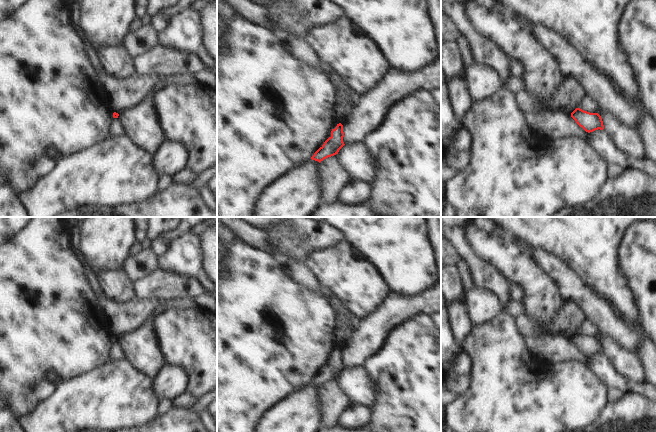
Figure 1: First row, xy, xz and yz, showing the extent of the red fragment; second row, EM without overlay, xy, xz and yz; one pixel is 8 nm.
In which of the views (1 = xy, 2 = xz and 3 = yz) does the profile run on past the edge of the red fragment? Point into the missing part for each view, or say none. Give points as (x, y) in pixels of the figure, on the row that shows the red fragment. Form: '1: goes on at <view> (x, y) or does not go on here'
1: does not go on here
2: does not go on here
3: does not go on here

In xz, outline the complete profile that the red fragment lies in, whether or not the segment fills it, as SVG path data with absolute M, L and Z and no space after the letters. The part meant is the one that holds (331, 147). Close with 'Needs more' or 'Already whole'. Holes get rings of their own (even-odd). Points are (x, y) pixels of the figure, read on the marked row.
M339 123L335 129L332 129L331 136L314 153L311 159L320 163L324 159L338 154L339 150L345 145L343 142L343 137L343 125Z. Already whole

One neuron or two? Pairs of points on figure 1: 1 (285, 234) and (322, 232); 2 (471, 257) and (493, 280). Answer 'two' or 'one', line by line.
1: one
2: one

